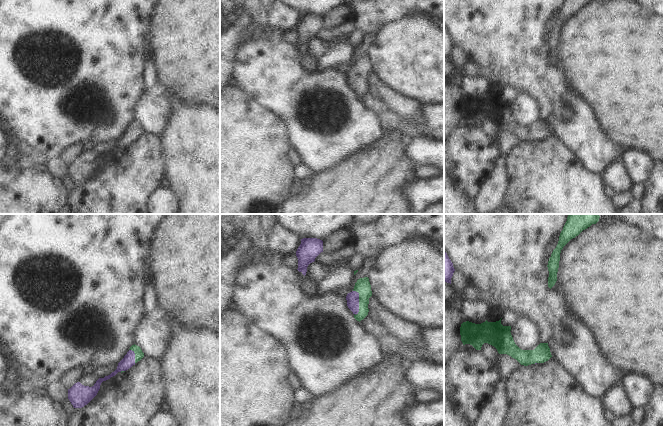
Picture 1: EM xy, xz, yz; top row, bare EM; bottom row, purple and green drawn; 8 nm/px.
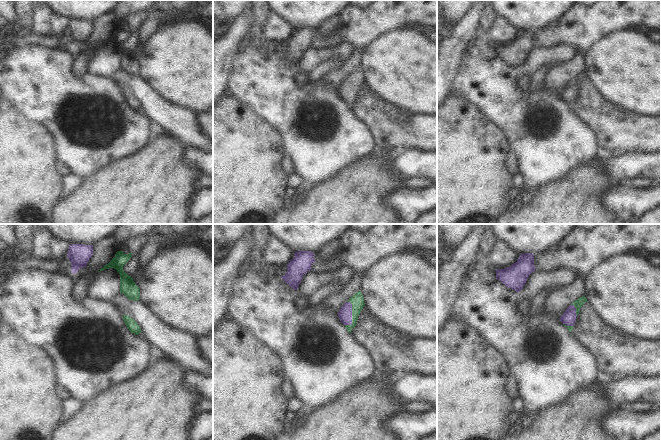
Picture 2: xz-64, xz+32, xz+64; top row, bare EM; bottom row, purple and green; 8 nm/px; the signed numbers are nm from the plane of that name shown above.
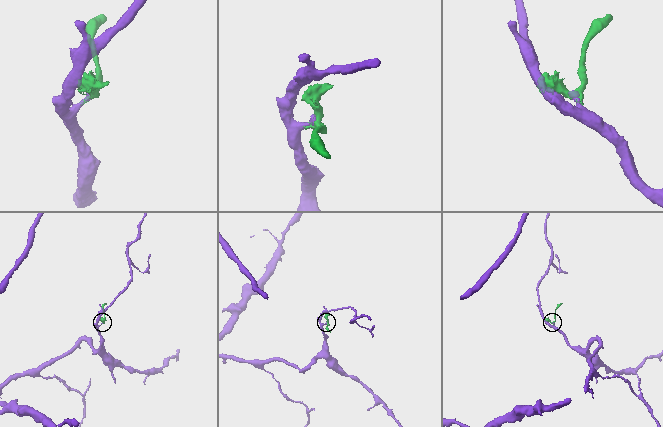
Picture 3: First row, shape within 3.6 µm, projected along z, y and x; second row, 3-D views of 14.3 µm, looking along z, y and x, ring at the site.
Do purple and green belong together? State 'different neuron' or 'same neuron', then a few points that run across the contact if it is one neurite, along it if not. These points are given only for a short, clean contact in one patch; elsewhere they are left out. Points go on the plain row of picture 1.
same neuron; line xz (352, 74), (358, 78), (362, 62)

